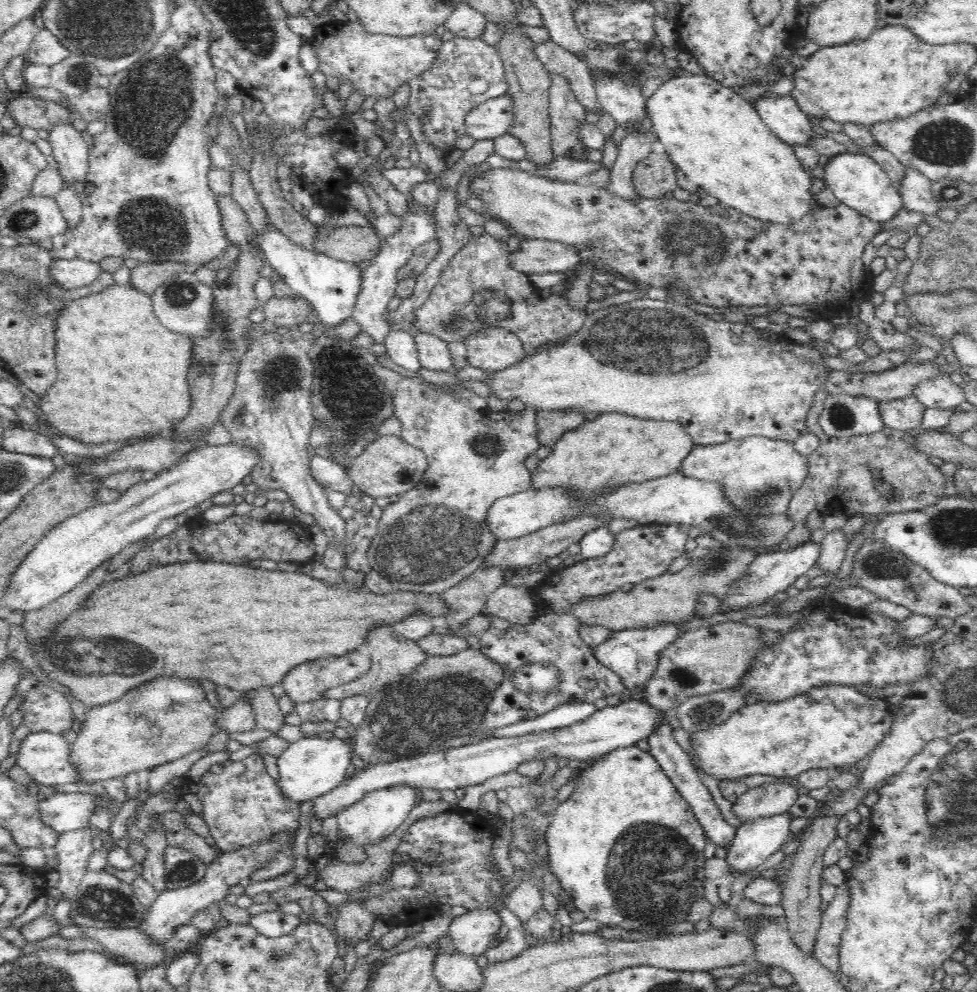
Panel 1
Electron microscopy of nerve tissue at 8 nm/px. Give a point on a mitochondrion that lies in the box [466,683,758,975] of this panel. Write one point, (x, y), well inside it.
(649, 869)

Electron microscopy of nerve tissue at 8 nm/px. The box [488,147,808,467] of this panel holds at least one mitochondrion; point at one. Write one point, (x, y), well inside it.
(645, 342)

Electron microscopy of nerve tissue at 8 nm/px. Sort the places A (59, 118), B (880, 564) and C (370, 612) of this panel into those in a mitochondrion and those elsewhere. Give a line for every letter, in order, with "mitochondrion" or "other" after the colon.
A: other
B: mitochondrion
C: other

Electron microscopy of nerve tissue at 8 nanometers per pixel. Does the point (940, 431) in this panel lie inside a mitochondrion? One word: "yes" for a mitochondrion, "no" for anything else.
no

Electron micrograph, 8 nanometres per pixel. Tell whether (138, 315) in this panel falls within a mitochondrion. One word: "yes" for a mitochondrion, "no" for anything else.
no

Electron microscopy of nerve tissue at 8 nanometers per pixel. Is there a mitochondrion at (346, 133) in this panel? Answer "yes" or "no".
no

